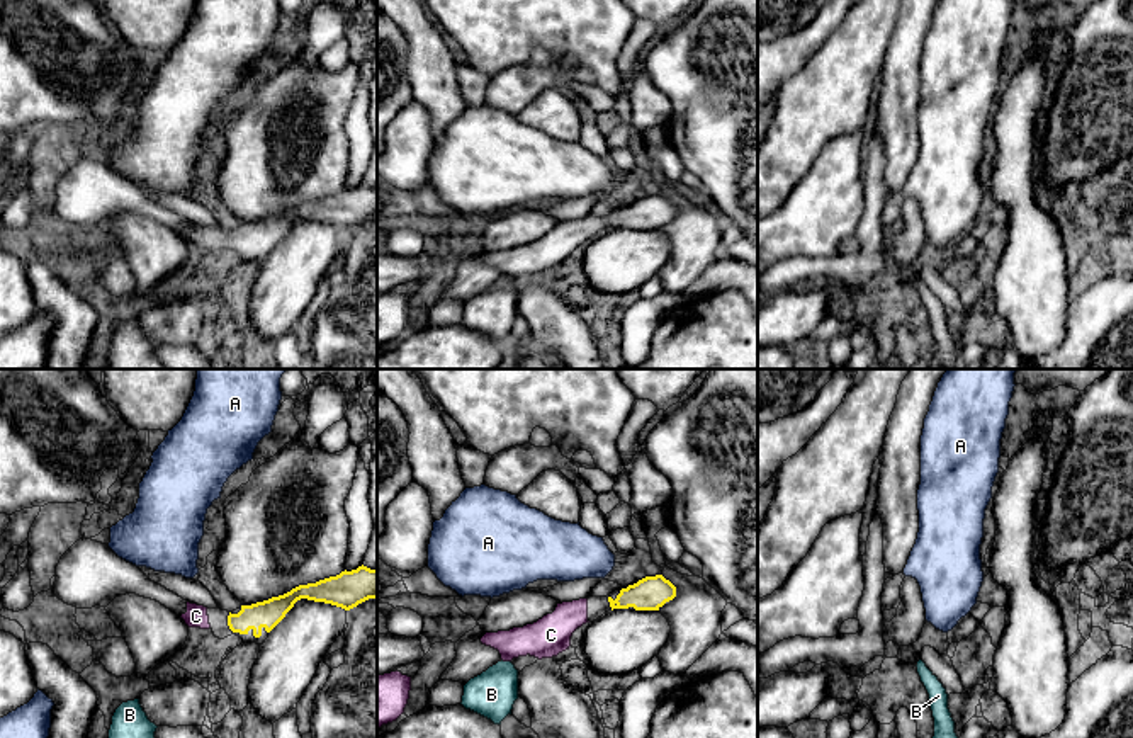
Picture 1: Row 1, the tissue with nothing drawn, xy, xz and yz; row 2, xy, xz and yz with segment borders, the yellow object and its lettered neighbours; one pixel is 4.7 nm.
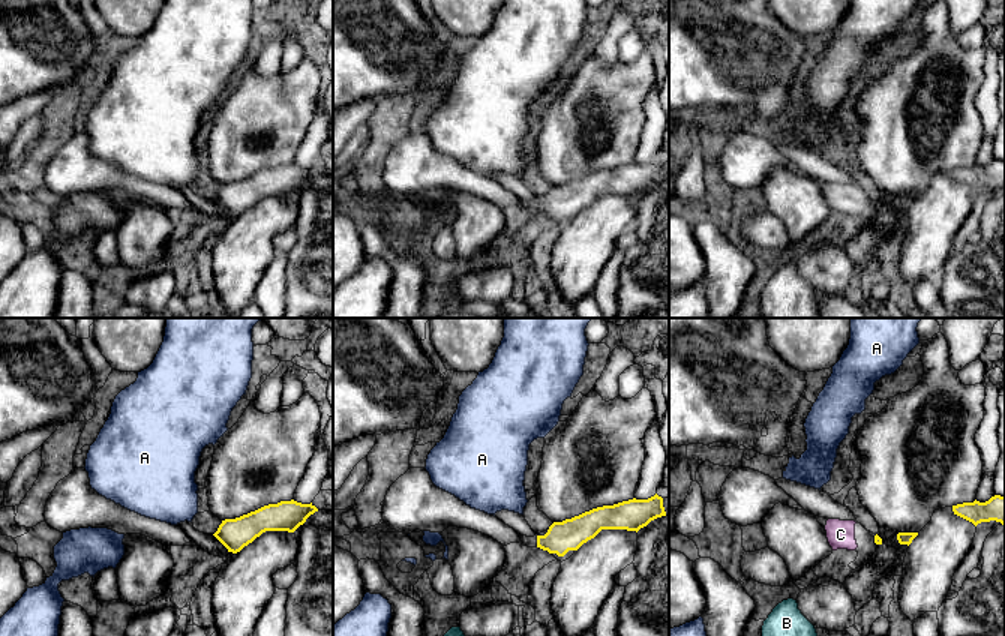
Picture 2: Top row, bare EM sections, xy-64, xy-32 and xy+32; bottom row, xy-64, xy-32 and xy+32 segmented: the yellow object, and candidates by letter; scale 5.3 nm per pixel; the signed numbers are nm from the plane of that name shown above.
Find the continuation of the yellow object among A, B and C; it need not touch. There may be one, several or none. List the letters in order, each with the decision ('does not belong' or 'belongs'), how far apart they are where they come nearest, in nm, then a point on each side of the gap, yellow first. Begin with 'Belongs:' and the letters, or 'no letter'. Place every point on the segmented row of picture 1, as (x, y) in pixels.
Belongs: C
A: does not belong; gap 100 nm; span xz (608, 597), (603, 577)
B: does not belong; gap 550 nm; span xz (612, 609), (517, 670)
C: belongs; gap 90 nm; span xy (228, 624), (209, 624)

